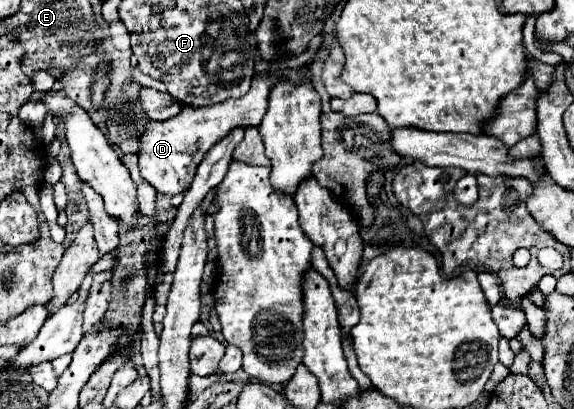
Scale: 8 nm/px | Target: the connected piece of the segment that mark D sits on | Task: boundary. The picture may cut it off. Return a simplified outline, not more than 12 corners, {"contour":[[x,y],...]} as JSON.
{"contour":[[307,53],[249,93],[149,121],[141,177],[159,193],[191,185],[195,167],[231,127],[257,127],[275,75],[297,79]]}

